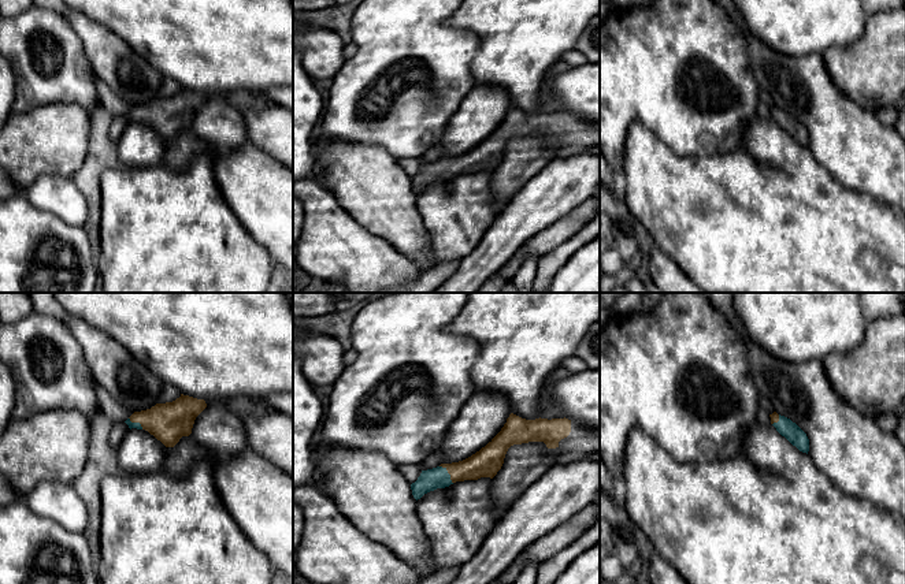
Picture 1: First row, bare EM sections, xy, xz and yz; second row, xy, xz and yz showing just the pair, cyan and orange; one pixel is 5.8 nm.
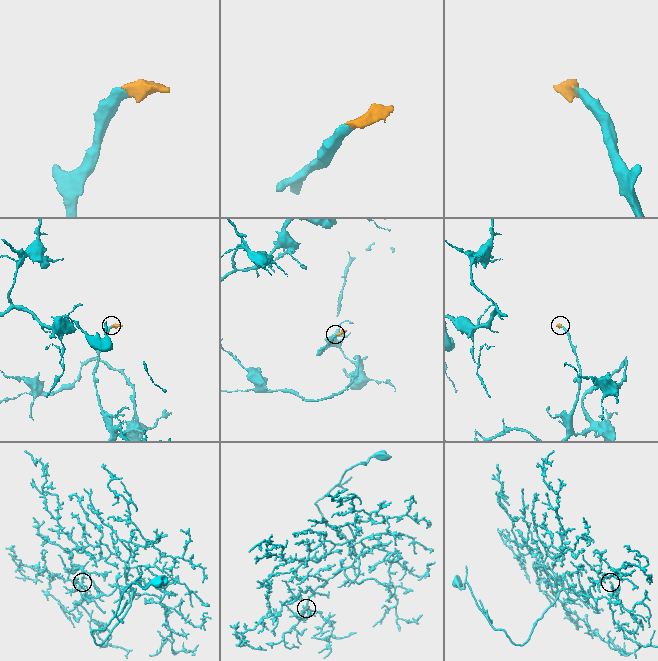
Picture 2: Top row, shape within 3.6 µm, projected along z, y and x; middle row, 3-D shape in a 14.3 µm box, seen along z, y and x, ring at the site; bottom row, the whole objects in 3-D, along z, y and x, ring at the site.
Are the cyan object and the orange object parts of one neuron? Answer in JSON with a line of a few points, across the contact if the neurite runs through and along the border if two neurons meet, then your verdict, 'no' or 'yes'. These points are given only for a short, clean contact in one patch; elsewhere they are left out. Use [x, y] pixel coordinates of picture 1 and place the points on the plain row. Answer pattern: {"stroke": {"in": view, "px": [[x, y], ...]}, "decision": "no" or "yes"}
{"stroke": {"in": "xz", "px": [[429, 174], [448, 167], [470, 163], [488, 155]]}, "decision": "yes"}

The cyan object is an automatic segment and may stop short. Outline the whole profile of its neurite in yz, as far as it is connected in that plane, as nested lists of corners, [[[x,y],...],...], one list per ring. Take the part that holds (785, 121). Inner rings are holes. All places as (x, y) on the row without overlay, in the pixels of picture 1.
[[[774,105],[769,108],[771,118],[776,122],[776,124],[785,130],[793,140],[795,140],[800,145],[809,145],[809,133],[806,127],[790,112],[778,108]]]

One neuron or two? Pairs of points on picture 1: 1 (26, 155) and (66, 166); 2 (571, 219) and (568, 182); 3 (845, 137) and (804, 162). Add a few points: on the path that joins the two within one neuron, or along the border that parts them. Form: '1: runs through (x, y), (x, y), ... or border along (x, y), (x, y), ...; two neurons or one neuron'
1: runs through (36, 155), (56, 156); one neuron
2: border along (585, 200), (544, 229); two neurons
3: border along (807, 148), (813, 159), (835, 179); two neurons

